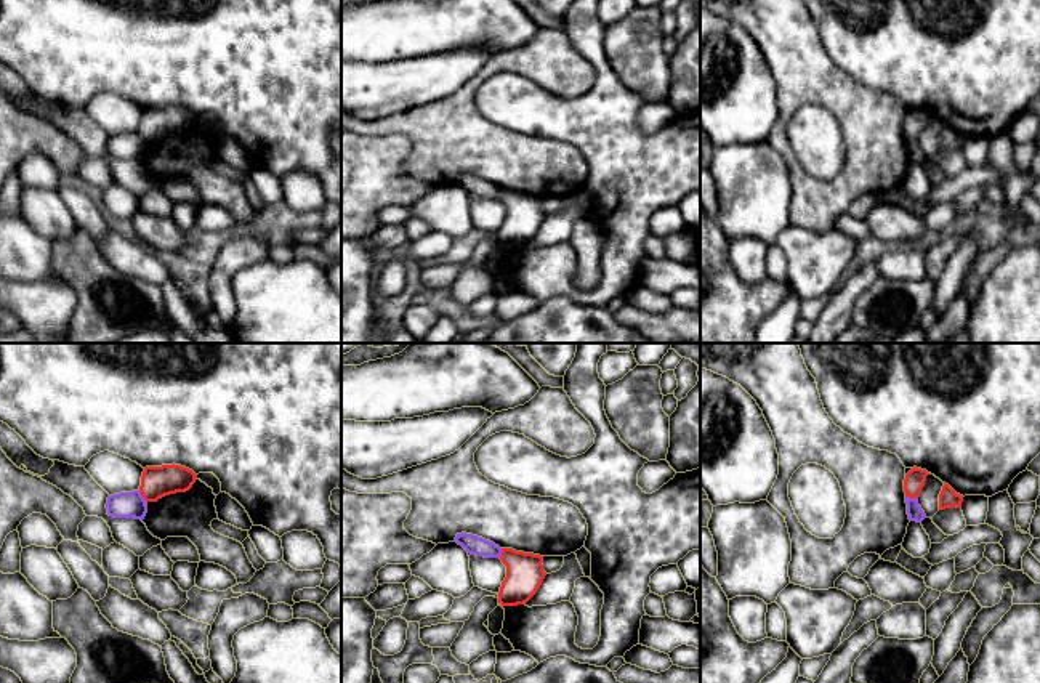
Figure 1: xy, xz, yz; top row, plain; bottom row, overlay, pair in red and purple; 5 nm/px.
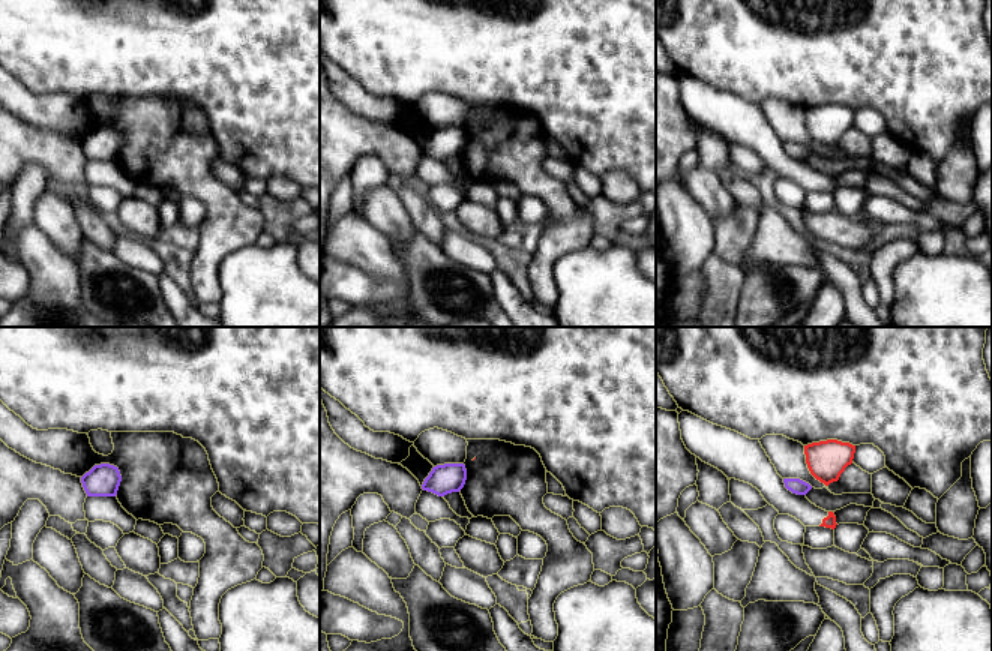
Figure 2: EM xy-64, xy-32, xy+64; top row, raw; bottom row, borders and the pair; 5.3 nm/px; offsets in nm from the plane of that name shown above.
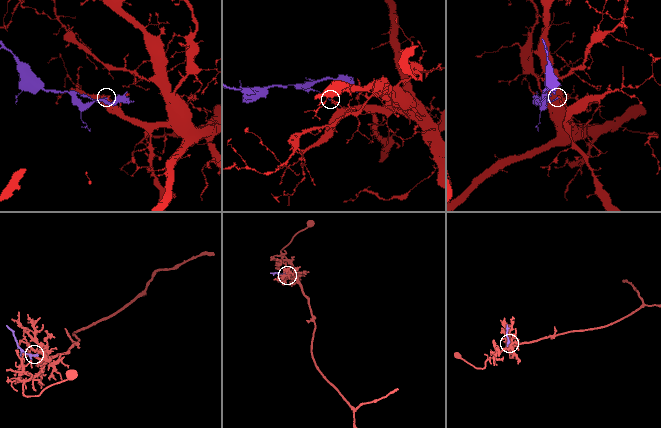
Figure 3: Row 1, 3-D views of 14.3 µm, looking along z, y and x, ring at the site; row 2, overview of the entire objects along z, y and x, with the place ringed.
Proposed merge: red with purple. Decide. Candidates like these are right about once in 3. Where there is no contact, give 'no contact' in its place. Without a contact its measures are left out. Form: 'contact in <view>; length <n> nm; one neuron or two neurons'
contact in yz; length 70 nm; two neurons

